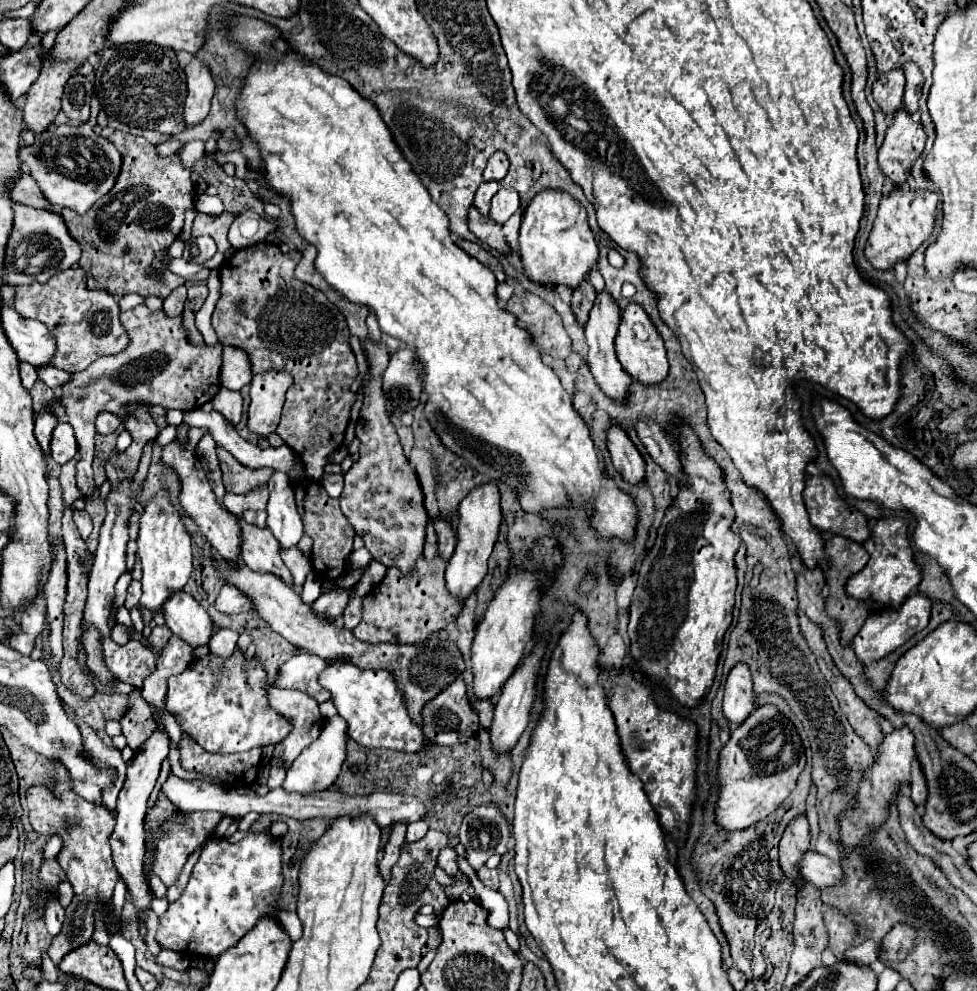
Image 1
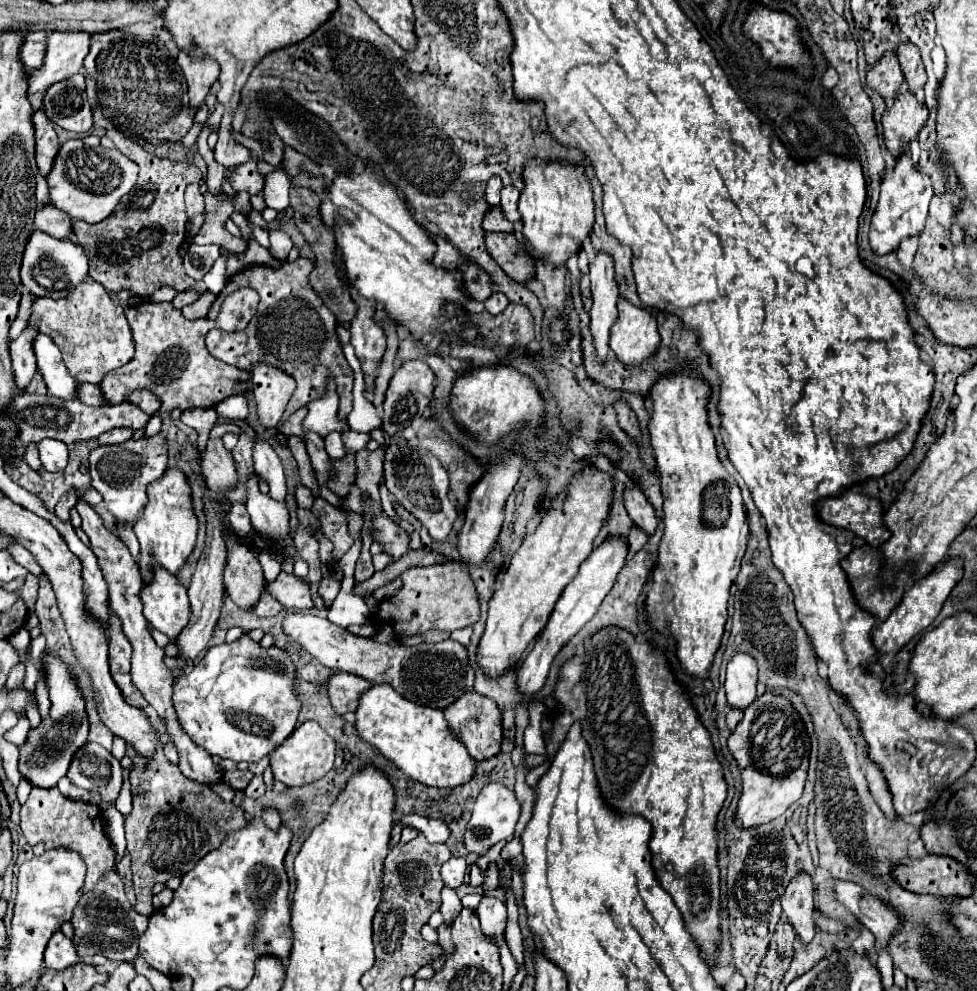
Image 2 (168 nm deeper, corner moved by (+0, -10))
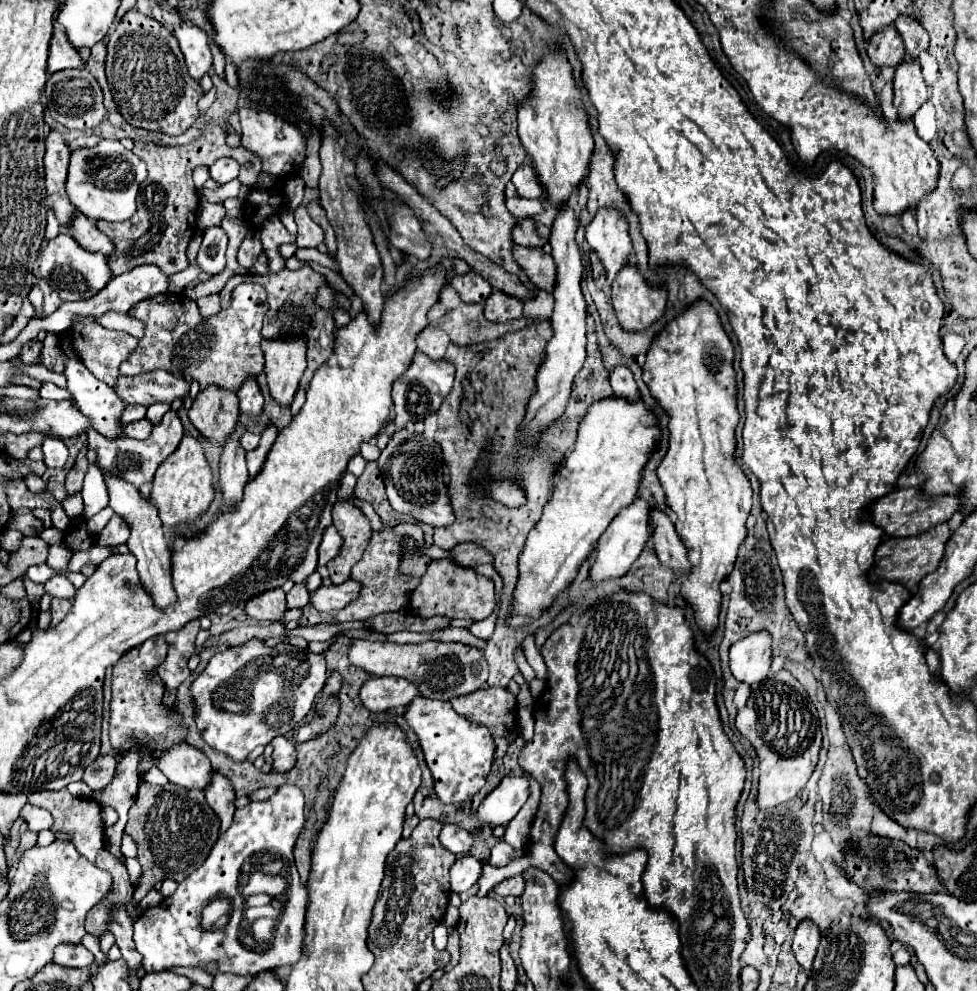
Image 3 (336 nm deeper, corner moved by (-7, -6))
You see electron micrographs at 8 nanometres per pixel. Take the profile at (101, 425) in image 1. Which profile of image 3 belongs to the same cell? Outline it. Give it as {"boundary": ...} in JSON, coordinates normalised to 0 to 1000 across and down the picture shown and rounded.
{"boundary":[[[142,424],[142,426],[134,426],[134,428],[128,428],[126,430],[126,438],[132,440],[132,442],[140,442],[140,444],[146,444],[155,438],[155,432],[157,428],[153,424]]]}

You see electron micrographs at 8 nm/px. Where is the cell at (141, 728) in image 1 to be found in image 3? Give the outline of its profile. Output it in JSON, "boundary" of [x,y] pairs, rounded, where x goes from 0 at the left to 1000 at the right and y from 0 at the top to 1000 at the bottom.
{"boundary":[[[144,789],[140,807],[132,817],[132,829],[128,834],[130,842],[134,842],[140,850],[140,868],[146,876],[142,892],[136,900],[136,908],[144,910],[148,902],[169,886],[185,890],[200,880],[210,870],[224,846],[224,831],[224,823],[216,813],[212,813],[206,797],[191,797],[175,789],[169,793]]]}

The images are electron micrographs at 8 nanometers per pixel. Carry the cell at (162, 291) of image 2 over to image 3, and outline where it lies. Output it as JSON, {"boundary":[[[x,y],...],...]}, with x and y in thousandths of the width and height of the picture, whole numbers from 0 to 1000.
{"boundary":[[[195,264],[193,270],[189,270],[187,274],[181,274],[177,279],[173,279],[173,293],[175,295],[187,295],[187,291],[191,287],[195,287],[204,279],[204,274],[206,274],[204,268],[200,264]]]}

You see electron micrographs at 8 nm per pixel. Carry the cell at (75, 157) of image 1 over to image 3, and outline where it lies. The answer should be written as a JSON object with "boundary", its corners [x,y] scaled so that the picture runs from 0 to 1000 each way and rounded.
{"boundary":[[[103,141],[97,149],[81,149],[73,153],[69,176],[71,204],[89,220],[126,224],[138,216],[138,200],[142,186],[150,178],[150,168],[134,151],[120,141]]]}

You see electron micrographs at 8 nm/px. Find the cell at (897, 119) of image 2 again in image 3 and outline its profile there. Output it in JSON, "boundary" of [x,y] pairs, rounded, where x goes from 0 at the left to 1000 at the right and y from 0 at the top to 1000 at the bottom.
{"boundary":[[[924,63],[916,71],[916,101],[914,107],[922,121],[932,121],[934,115],[951,101],[951,91],[943,75],[941,63]]]}

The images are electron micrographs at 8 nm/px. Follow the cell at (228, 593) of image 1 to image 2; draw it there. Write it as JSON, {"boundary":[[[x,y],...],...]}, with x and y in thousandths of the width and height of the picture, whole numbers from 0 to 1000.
{"boundary":[[[270,597],[266,607],[258,614],[258,618],[264,622],[282,622],[289,616],[291,616],[291,612],[287,612],[287,607],[282,603],[278,603],[278,599],[274,599],[274,597]]]}

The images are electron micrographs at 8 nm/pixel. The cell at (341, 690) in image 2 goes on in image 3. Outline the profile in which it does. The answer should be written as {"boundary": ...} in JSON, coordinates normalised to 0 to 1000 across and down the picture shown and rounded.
{"boundary":[[[380,682],[367,694],[369,710],[378,718],[392,718],[396,714],[415,712],[421,702],[429,702],[429,696],[421,688],[404,682]]]}

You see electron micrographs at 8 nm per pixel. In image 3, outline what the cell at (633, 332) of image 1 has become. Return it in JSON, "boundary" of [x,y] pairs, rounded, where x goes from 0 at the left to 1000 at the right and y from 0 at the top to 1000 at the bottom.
{"boundary":[[[642,266],[627,285],[625,307],[632,323],[642,335],[658,335],[681,317],[683,293],[664,289],[654,272]]]}

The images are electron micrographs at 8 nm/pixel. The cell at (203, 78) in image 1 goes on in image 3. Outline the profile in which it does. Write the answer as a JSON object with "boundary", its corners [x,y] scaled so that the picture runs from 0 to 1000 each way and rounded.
{"boundary":[[[187,22],[185,28],[179,30],[179,38],[183,40],[183,48],[189,57],[189,65],[193,75],[200,81],[206,81],[218,69],[218,54],[214,48],[214,36],[208,28]]]}

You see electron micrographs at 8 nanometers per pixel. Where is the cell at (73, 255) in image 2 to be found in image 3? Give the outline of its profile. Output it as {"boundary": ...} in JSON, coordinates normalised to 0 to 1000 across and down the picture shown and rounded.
{"boundary":[[[62,234],[58,240],[48,242],[42,248],[38,281],[46,283],[64,305],[71,305],[71,303],[89,303],[97,299],[112,285],[114,274],[110,270],[110,262],[105,256],[83,250],[71,236]]]}

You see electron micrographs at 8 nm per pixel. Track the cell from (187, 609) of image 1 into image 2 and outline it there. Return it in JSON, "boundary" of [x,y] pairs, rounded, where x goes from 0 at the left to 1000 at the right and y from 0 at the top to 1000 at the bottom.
{"boundary":[[[160,575],[160,583],[147,589],[143,601],[149,626],[172,644],[180,644],[194,628],[190,593],[172,575]]]}

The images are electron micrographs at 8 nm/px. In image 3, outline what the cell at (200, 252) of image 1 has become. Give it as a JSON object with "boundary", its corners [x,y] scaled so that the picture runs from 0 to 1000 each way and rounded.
{"boundary":[[[228,230],[210,232],[208,246],[202,258],[202,266],[206,274],[220,279],[230,270],[230,252],[232,252],[232,236]]]}

